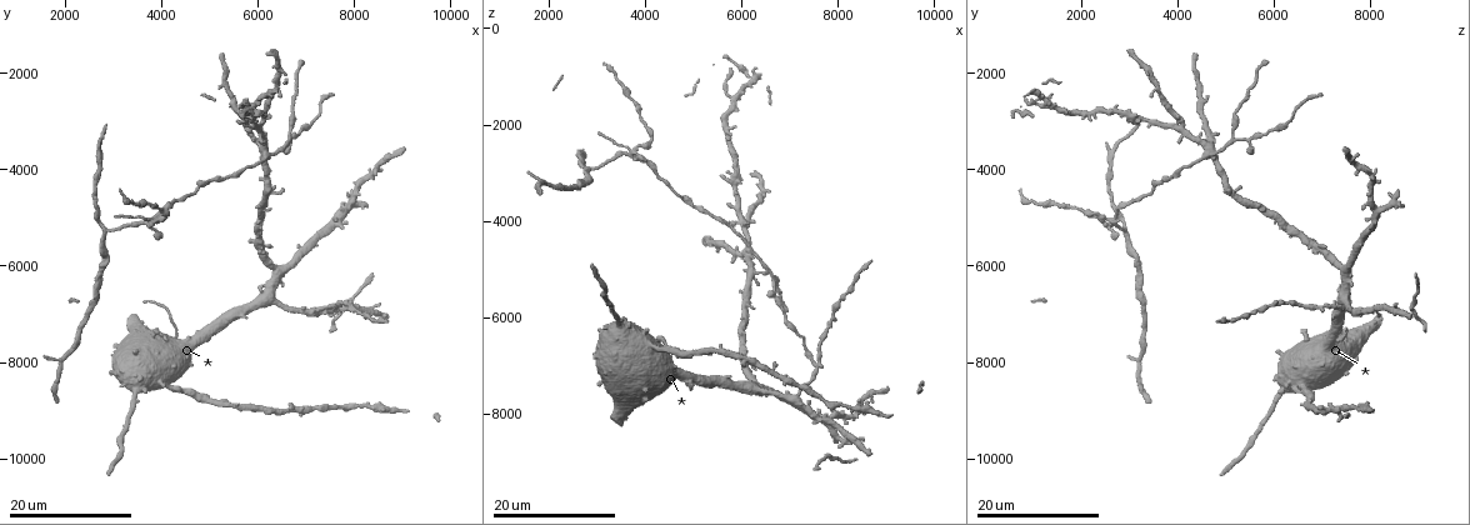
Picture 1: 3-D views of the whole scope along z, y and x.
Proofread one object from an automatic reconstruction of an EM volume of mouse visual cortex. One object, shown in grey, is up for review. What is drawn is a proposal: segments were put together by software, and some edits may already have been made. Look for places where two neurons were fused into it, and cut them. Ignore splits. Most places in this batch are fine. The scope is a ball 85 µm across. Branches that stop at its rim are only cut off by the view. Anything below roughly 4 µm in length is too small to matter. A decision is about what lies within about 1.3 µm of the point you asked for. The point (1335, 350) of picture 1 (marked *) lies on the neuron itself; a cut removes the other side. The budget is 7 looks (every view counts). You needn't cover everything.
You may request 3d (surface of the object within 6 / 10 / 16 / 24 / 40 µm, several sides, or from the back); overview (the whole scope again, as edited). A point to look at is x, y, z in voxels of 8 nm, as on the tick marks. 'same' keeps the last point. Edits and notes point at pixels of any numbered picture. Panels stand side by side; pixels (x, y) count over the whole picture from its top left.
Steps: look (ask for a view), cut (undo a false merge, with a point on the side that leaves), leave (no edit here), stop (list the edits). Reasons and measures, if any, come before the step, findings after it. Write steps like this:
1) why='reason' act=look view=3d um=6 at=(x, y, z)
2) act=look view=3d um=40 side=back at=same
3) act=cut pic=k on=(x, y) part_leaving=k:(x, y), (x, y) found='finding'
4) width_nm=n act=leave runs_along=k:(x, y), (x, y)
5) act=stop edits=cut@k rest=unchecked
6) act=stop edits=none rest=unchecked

why='three-way junction' act=look view=3d um=16 at=(6600, 3350, 5100)

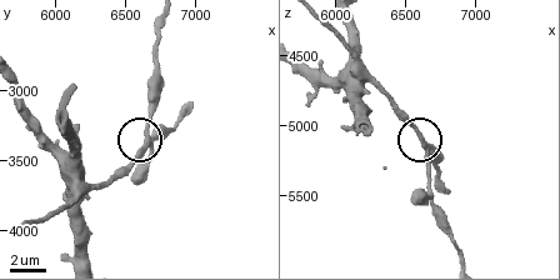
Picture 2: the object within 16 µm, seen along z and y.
act=look view=3d um=6 at=(6660, 3320, 5120)

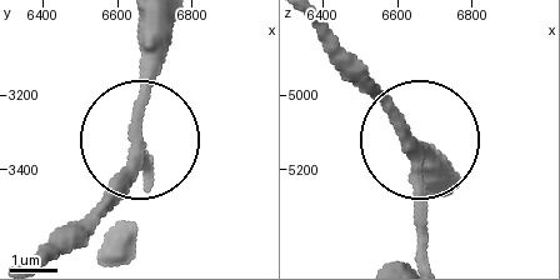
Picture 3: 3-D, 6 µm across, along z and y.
why='from behind' act=look view=3d um=6 side=back at=(6650, 3320, 5140)

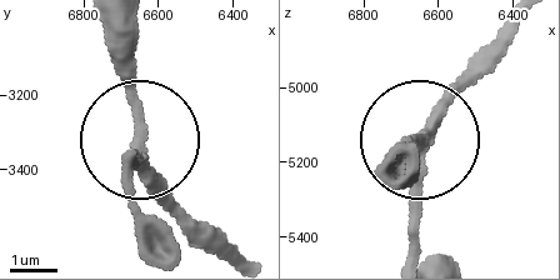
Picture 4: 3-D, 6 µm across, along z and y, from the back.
width_nm=250 act=leave runs_along=4:(515, 26), (413, 146) found='continuous, no second neuron'

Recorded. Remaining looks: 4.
why='side arm on a straight run' act=look view=3d um=16 at=(6100, 2950, 4000)

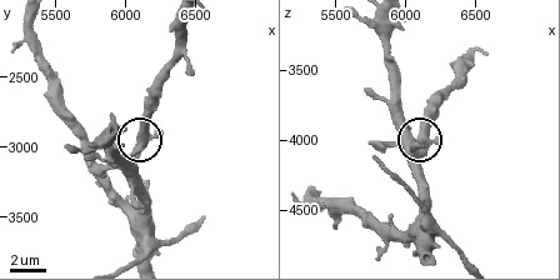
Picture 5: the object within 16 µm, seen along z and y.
why='closer look' act=look view=3d um=6 at=same

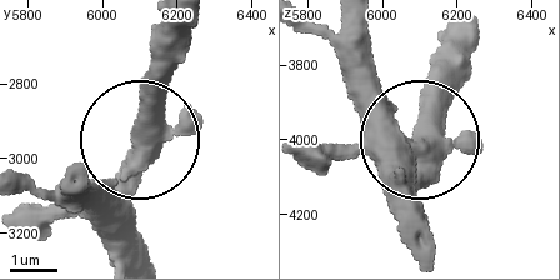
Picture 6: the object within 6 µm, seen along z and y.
act=leave found='continuous, no second neuron'

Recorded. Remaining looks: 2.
act=look view=3d um=24 at=(6150, 3700, 4500)

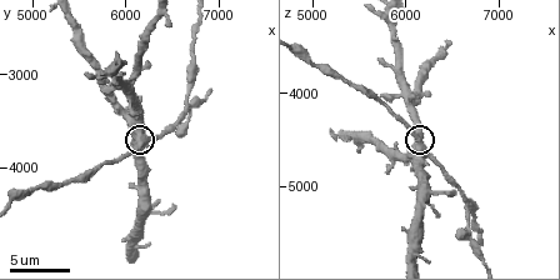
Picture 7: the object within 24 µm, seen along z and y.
act=look view=3d um=10 at=(6100, 3700, 4550)

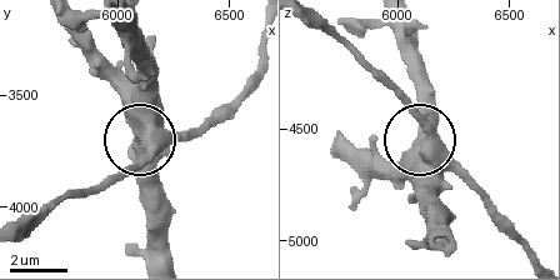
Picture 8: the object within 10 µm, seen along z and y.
act=leave found='one neuron here'

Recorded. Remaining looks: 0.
act=stop edits=none rest=unchecked

